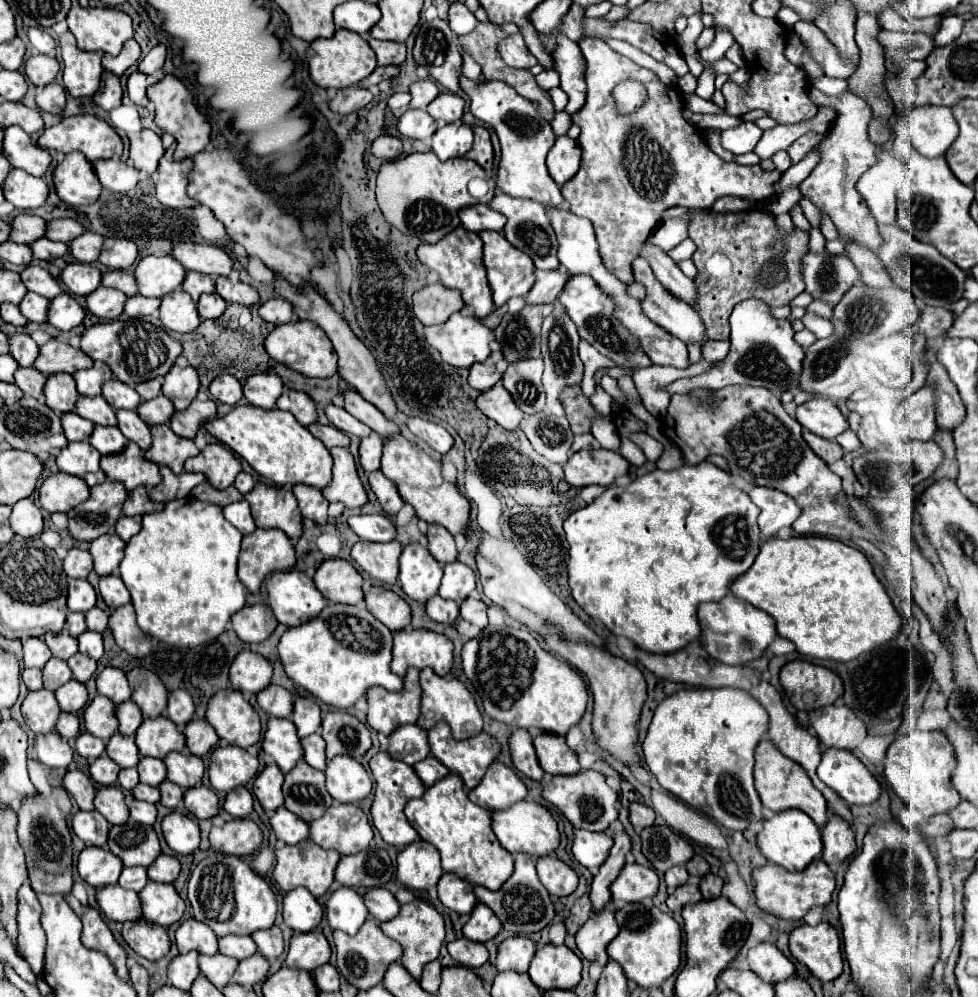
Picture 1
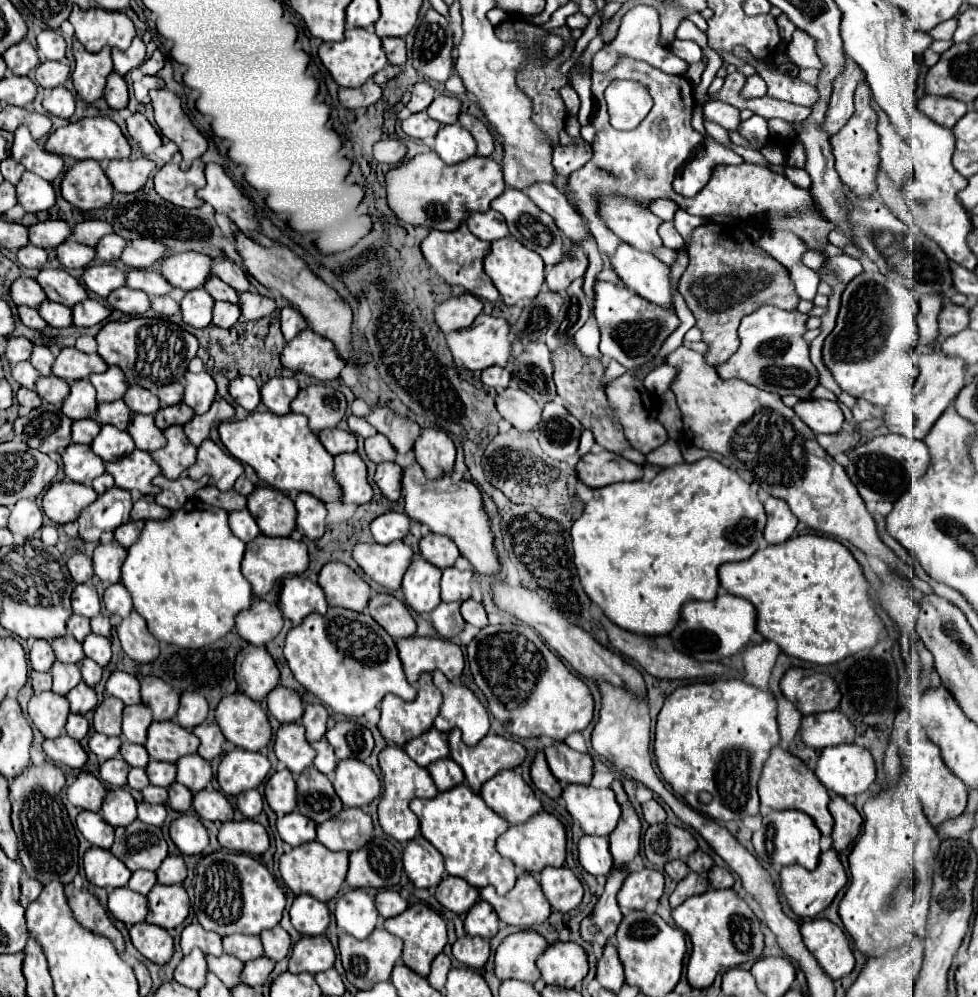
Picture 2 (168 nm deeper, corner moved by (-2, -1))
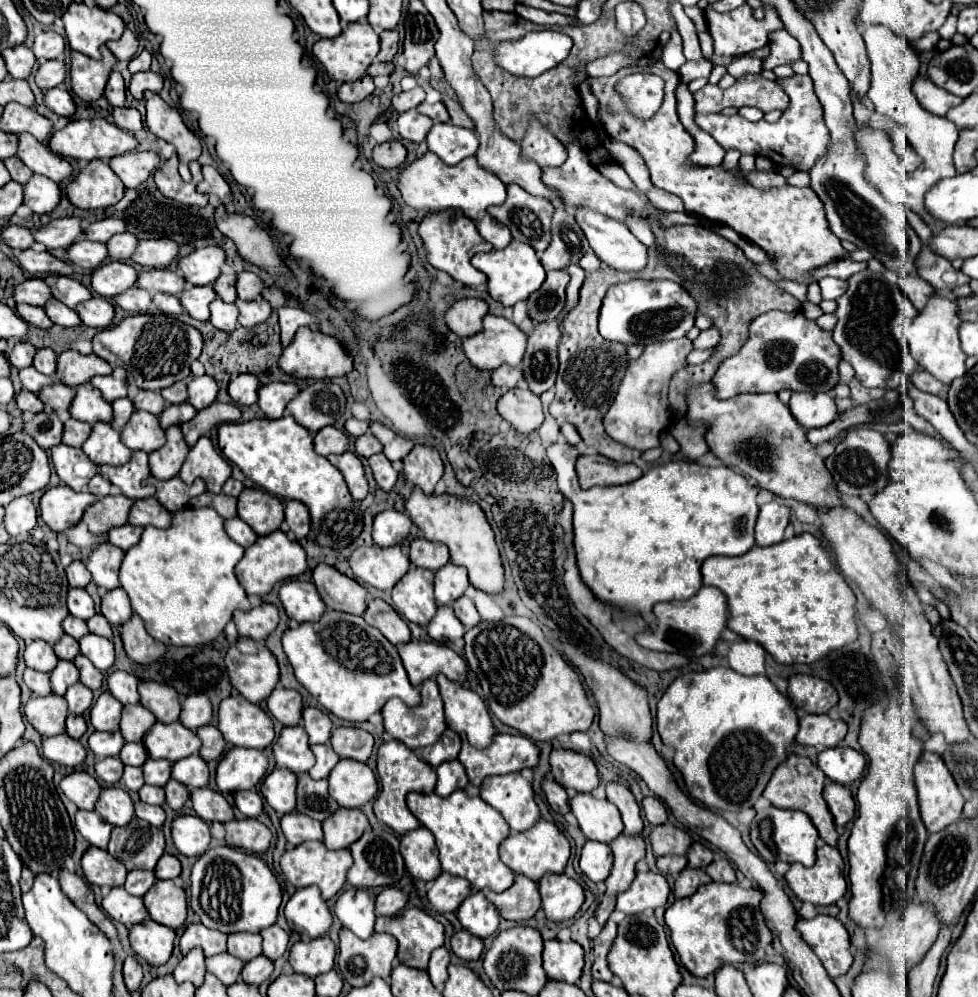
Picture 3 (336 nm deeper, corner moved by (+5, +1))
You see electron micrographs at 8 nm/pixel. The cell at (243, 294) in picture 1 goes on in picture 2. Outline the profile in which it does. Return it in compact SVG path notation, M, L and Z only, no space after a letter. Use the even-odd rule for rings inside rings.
M241 292L239 294L239 308L241 308L241 316L247 322L253 322L253 320L261 320L261 318L273 314L277 306L267 296L253 294L253 292Z

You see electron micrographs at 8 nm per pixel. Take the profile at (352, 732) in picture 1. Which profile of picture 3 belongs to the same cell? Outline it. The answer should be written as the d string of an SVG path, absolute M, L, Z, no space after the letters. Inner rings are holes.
M340 726L332 730L330 744L340 758L352 758L358 762L366 762L372 752L374 738L372 734L356 726Z

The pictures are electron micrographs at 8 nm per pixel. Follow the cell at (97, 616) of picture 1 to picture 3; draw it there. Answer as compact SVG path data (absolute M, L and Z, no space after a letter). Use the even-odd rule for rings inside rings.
M96 614L88 620L88 630L92 634L98 634L98 636L104 636L104 638L112 638L112 628L110 628L110 622L102 616L102 614Z

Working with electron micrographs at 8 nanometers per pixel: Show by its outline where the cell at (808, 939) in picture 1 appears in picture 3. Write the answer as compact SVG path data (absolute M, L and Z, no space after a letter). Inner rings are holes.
M814 916L810 920L798 920L796 930L802 934L802 940L816 952L822 966L830 978L842 976L852 966L850 954L850 936L840 920L832 916Z

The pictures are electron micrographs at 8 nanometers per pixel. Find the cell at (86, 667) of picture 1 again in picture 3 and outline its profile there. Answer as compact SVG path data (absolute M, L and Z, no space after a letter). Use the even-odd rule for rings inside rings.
M82 654L76 656L74 664L76 664L76 668L80 670L80 682L82 682L84 686L88 686L90 690L98 690L98 688L102 686L102 680L104 680L102 672L96 670L94 664L92 664L86 656L82 656Z

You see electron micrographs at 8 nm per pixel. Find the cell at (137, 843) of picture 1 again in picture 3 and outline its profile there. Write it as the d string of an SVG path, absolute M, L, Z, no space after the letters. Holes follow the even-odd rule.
M132 818L126 826L114 828L108 852L128 870L154 870L158 858L164 854L164 834L156 826Z

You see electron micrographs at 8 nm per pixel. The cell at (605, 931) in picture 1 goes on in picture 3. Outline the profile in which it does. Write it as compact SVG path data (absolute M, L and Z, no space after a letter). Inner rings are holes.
M618 836L612 842L612 852L614 852L614 866L610 876L606 878L606 892L596 908L596 920L600 926L606 924L610 912L614 910L618 892L624 892L634 880L634 866L638 860L644 858L644 852L646 852L644 840L640 836L634 836L634 838Z

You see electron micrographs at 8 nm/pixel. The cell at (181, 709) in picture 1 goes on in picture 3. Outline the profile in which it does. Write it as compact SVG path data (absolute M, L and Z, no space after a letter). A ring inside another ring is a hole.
M190 694L182 702L182 712L180 712L180 722L196 732L200 726L208 724L212 718L212 704L204 694Z

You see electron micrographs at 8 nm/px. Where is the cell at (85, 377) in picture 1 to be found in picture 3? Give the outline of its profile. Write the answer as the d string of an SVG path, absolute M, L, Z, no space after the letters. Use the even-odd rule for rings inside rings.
M114 368L112 374L108 374L108 376L94 376L90 380L90 384L94 388L98 388L102 392L102 398L108 402L126 396L126 372L124 372L124 368Z

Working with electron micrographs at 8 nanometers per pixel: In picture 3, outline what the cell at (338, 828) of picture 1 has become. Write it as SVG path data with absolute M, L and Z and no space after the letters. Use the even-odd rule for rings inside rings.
M338 808L328 820L322 822L324 830L324 846L328 850L340 850L350 848L364 830L368 828L368 818L362 814L362 810L352 808Z

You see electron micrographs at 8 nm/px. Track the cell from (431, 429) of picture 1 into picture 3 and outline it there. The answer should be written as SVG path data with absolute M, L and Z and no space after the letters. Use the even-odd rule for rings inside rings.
M416 444L404 458L404 478L420 486L426 494L434 492L436 482L444 474L444 462L440 452L428 444Z

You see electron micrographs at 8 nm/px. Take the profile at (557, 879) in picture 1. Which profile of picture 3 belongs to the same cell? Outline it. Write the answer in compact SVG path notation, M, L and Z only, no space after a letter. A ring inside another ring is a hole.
M548 872L538 882L538 888L542 894L542 908L546 912L546 918L552 922L572 918L584 902L582 886L566 874Z

